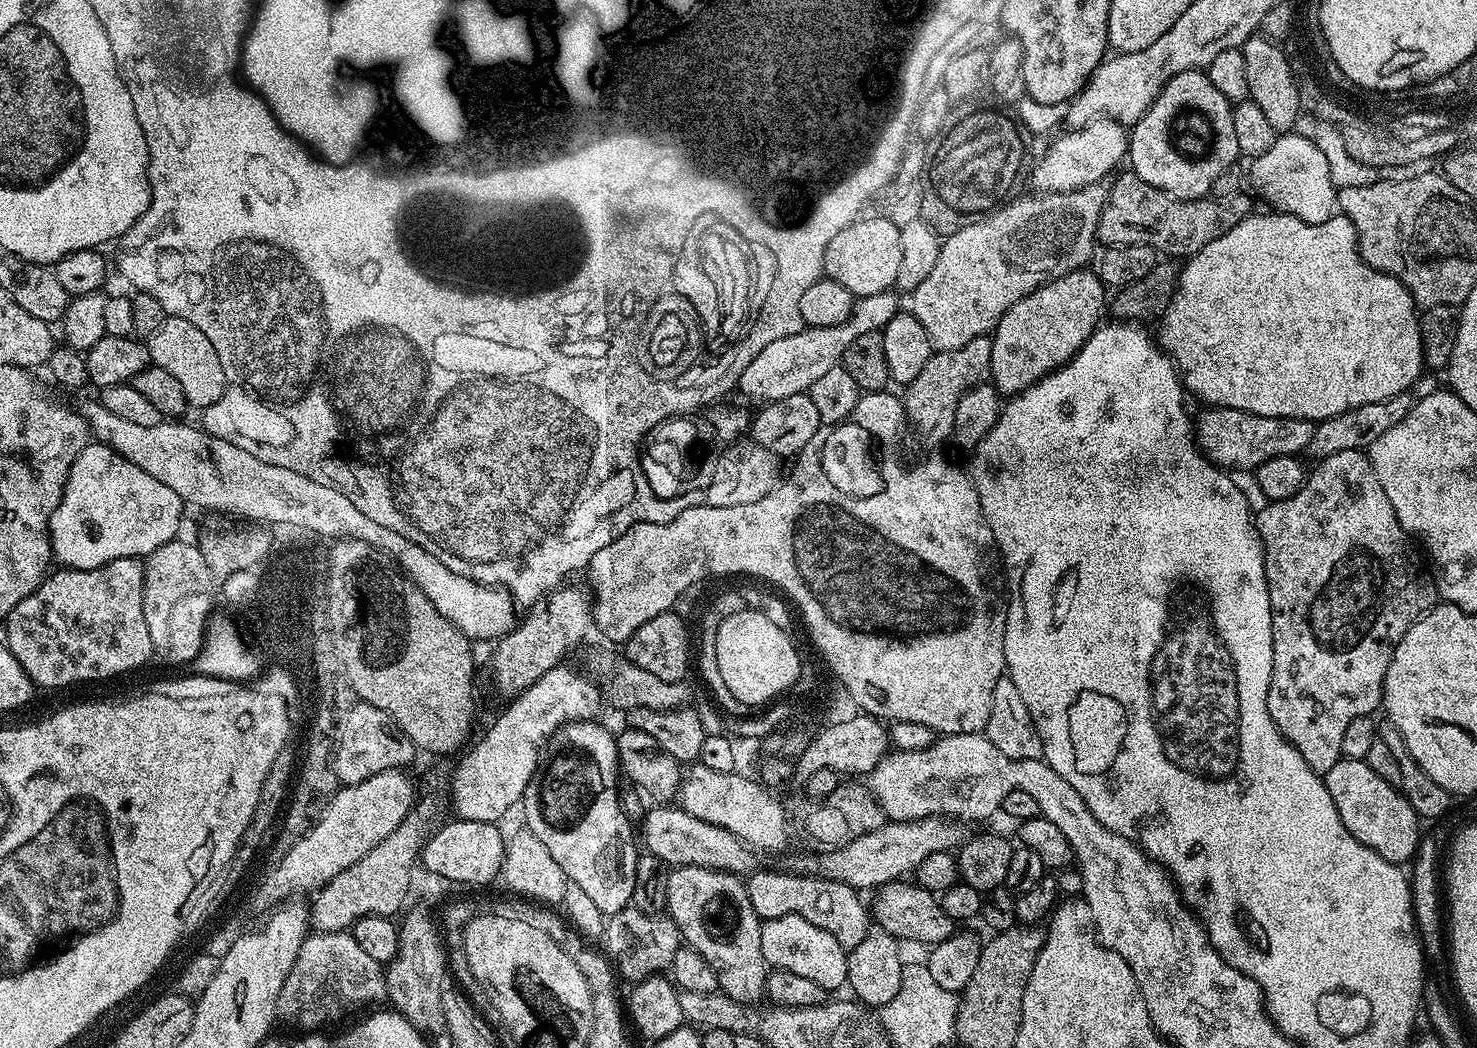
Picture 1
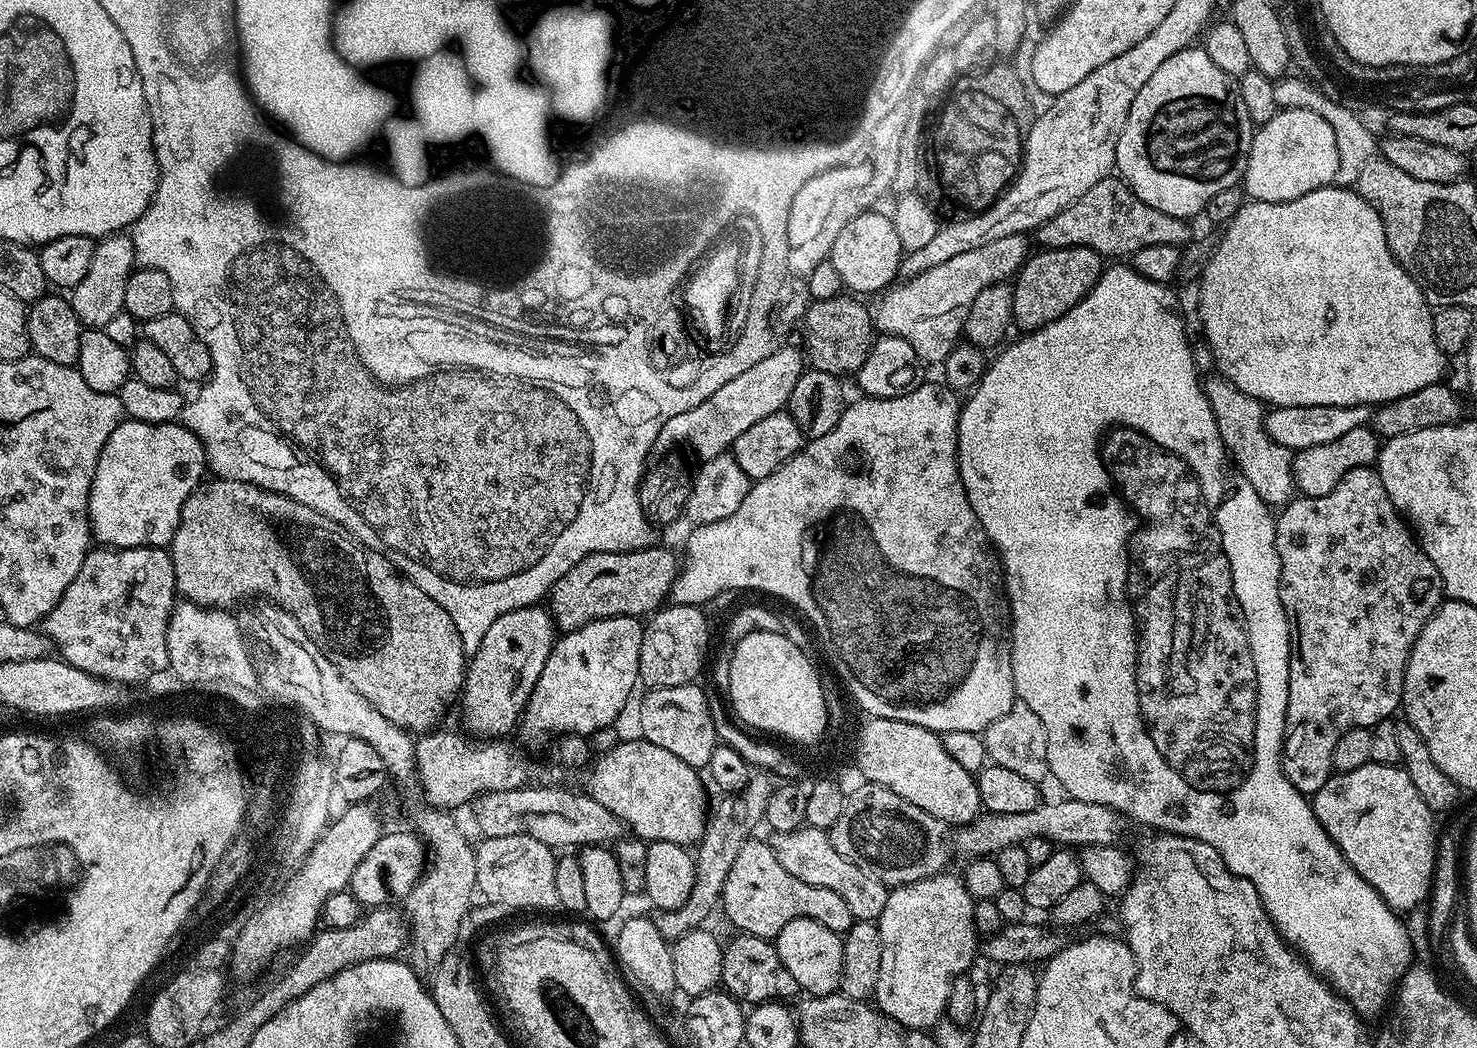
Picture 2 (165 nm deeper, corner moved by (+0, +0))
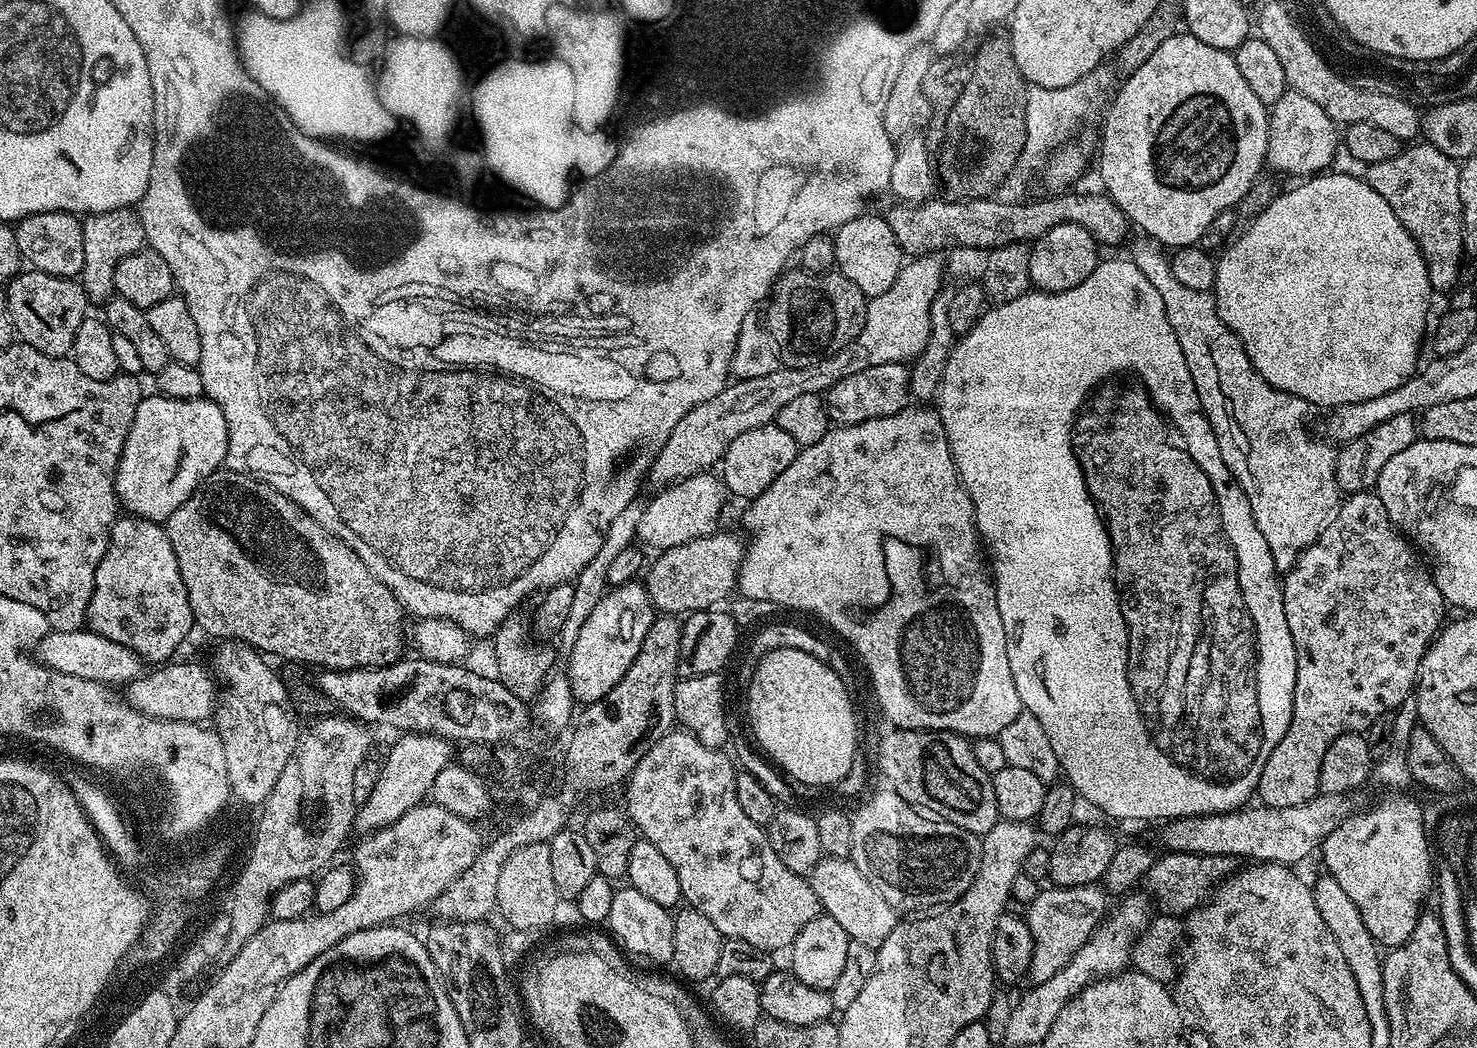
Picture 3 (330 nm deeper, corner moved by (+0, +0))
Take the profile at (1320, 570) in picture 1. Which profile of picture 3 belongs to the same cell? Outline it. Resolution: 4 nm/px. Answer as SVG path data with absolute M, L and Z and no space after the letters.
M1375 491L1351 493L1320 531L1320 537L1302 549L1291 564L1288 577L1283 577L1282 591L1286 626L1290 626L1296 651L1296 685L1290 726L1266 758L1256 787L1259 803L1269 808L1298 806L1317 796L1322 758L1330 744L1347 732L1367 733L1374 721L1387 717L1387 712L1395 713L1402 701L1413 695L1424 651L1446 620L1446 601L1431 571L1390 522Z

